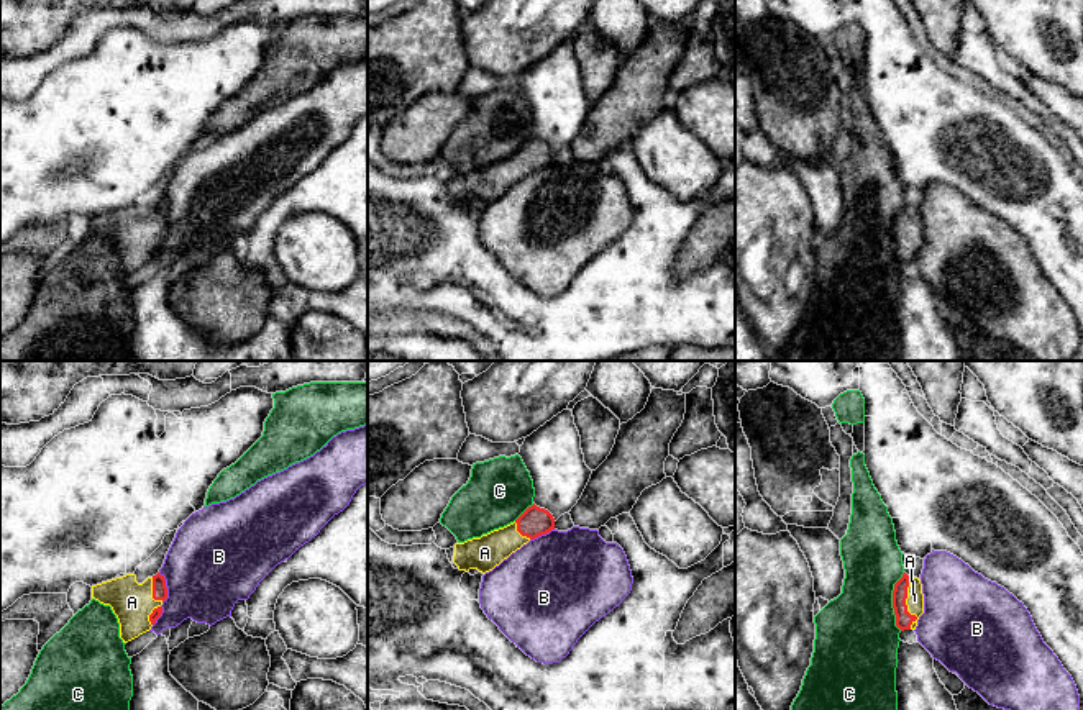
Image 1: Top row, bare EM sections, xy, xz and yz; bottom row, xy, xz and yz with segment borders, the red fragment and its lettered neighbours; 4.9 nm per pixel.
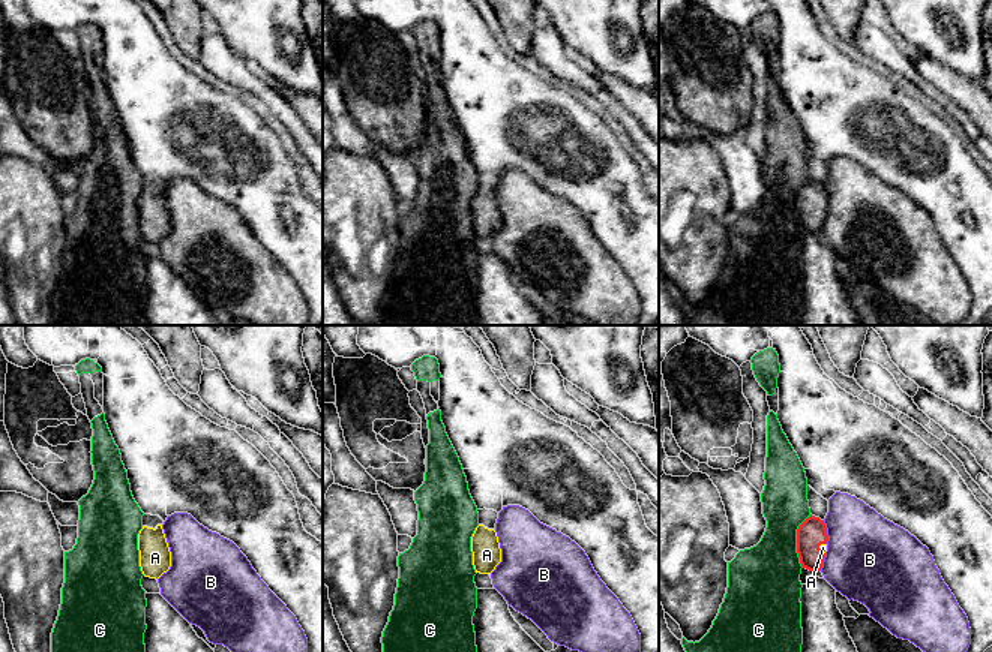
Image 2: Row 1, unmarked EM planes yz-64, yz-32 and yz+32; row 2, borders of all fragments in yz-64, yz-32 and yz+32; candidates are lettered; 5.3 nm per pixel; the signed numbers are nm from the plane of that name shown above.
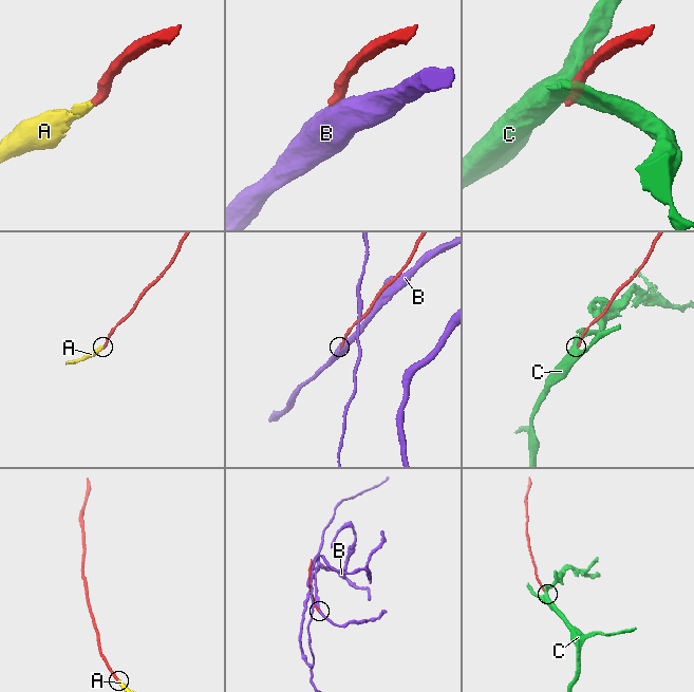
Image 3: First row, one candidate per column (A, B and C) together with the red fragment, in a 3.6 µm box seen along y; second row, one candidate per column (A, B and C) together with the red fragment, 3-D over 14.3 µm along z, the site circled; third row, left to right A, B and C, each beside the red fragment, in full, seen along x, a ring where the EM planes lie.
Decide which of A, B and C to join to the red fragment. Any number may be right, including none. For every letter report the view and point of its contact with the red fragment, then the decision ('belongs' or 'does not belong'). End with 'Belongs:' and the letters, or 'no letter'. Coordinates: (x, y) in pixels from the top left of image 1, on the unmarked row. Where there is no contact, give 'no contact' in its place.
A: yz (904, 236) | belongs
B: xy (166, 220) | does not belong
C: yz (893, 235) | does not belong
Belongs: A

